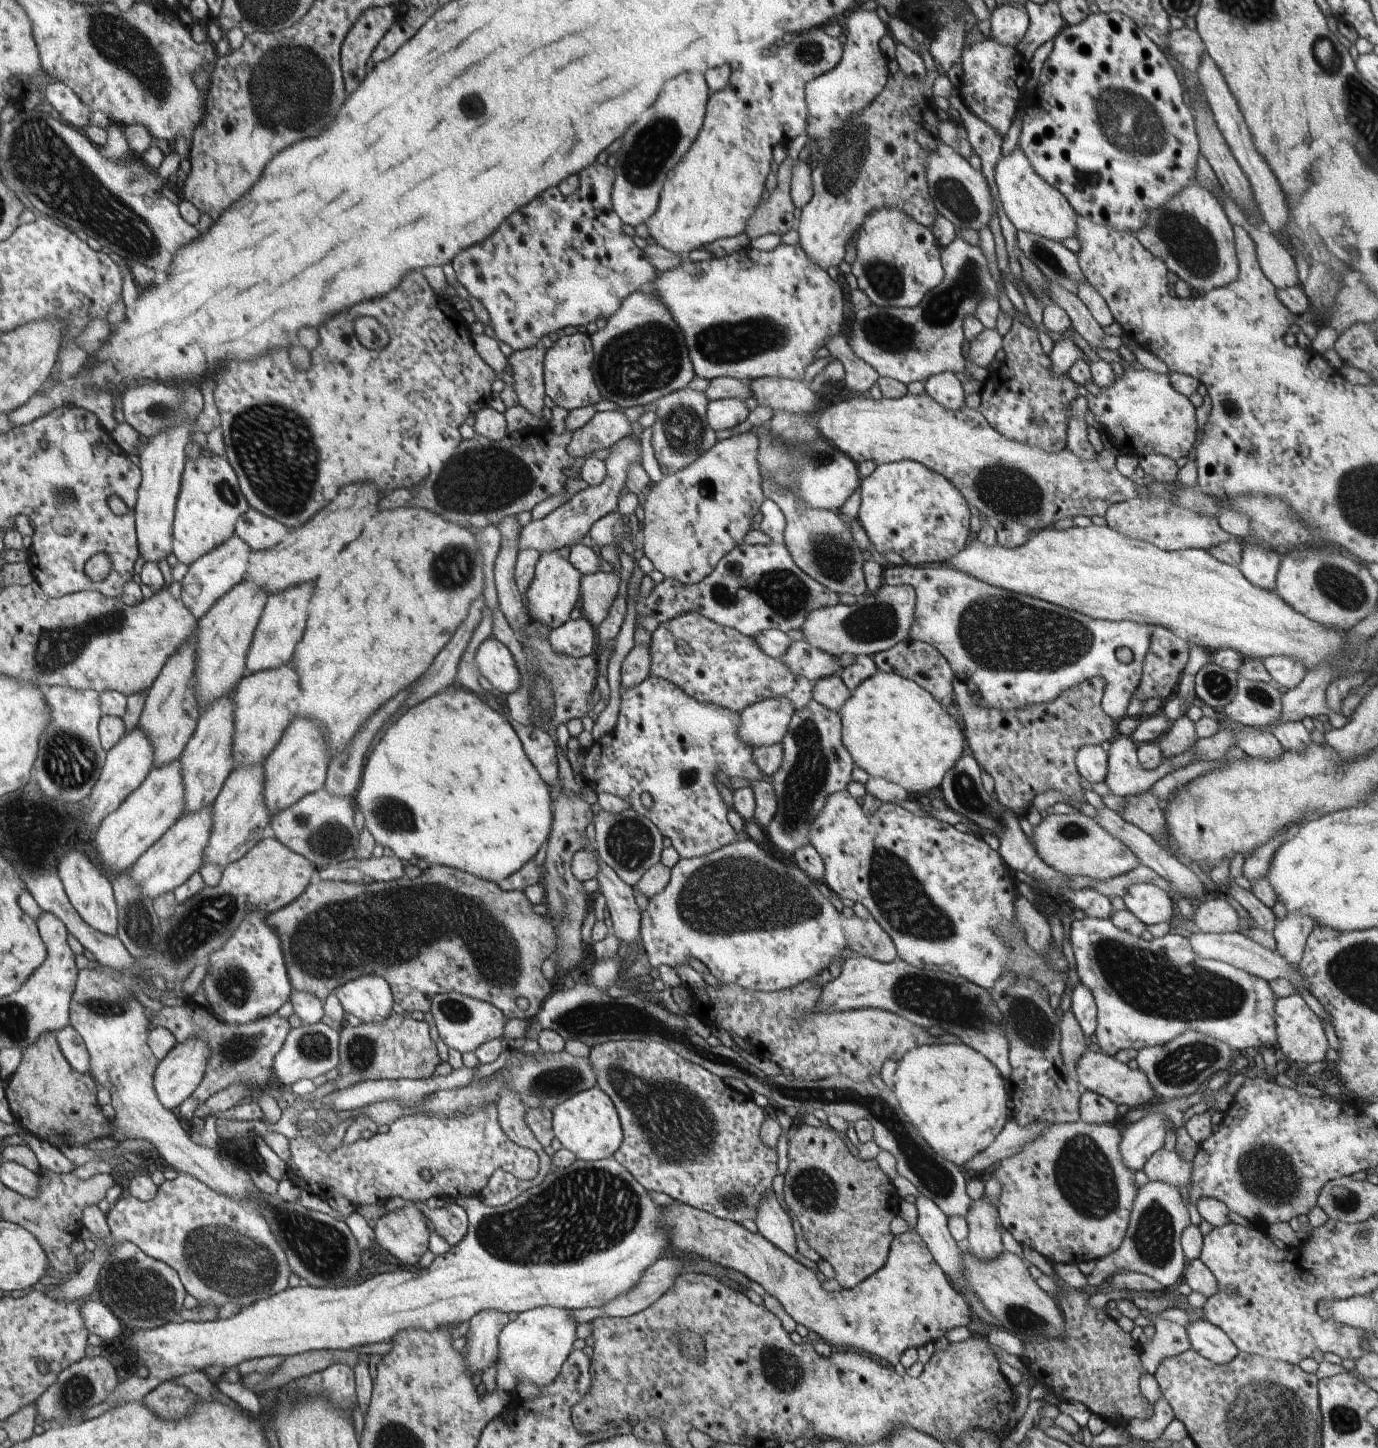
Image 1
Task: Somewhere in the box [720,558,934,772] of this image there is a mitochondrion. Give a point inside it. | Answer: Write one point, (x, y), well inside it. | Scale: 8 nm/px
(876, 622)

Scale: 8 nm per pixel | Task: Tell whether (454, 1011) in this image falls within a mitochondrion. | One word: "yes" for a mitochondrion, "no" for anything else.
yes

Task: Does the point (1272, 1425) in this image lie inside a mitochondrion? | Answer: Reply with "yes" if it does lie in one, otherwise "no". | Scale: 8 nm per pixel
yes

